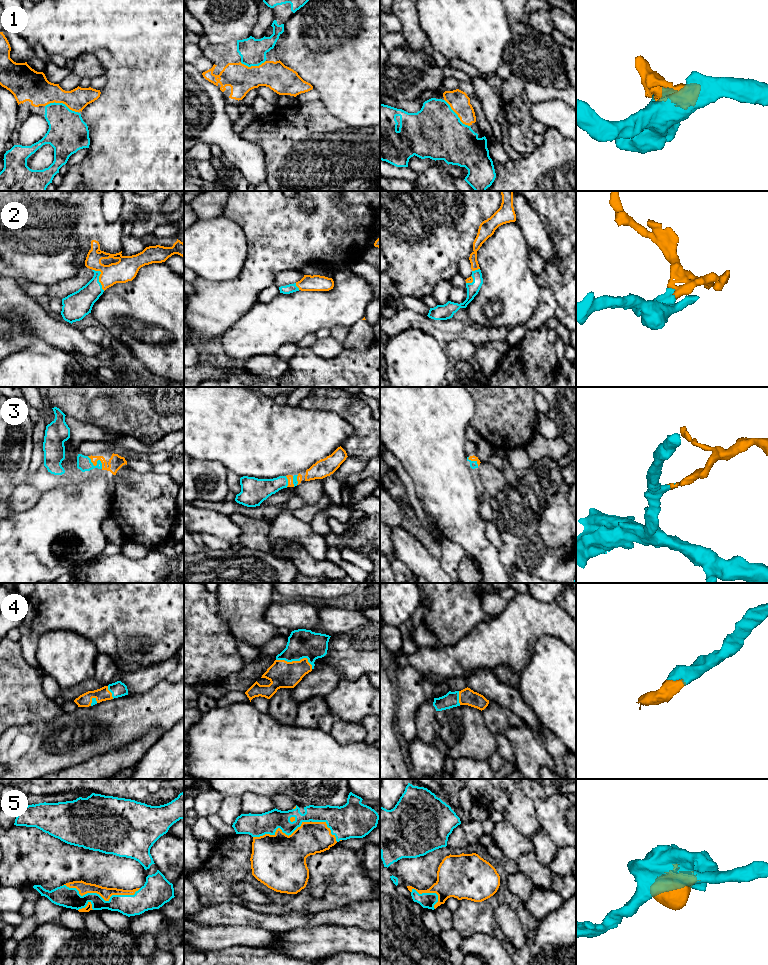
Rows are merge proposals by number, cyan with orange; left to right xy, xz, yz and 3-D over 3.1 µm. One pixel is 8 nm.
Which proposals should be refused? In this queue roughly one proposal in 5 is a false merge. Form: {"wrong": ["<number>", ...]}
{"wrong": []}

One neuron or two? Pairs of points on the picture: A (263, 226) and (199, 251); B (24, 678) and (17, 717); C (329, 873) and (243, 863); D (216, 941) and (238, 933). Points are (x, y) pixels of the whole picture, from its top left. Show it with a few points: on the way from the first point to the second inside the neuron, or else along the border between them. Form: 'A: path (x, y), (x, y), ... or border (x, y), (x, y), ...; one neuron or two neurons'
A: border (226, 217), (242, 230), (245, 236), (246, 256); two neurons
B: path (17, 688), (17, 707); one neuron
C: path (306, 890), (297, 899), (277, 899), (259, 885); one neuron
D: path (221, 937), (233, 936); one neuron

